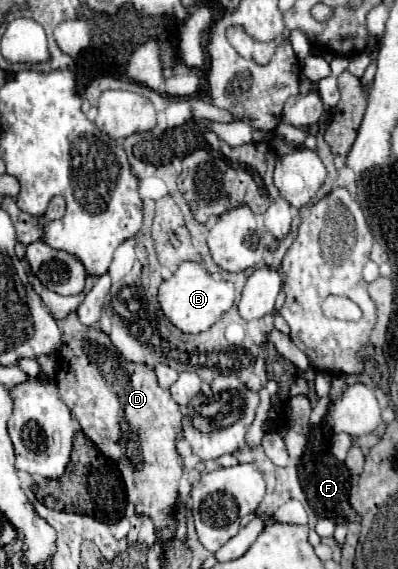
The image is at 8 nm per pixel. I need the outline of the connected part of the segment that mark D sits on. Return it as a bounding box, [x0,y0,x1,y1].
[55,313,183,547]

